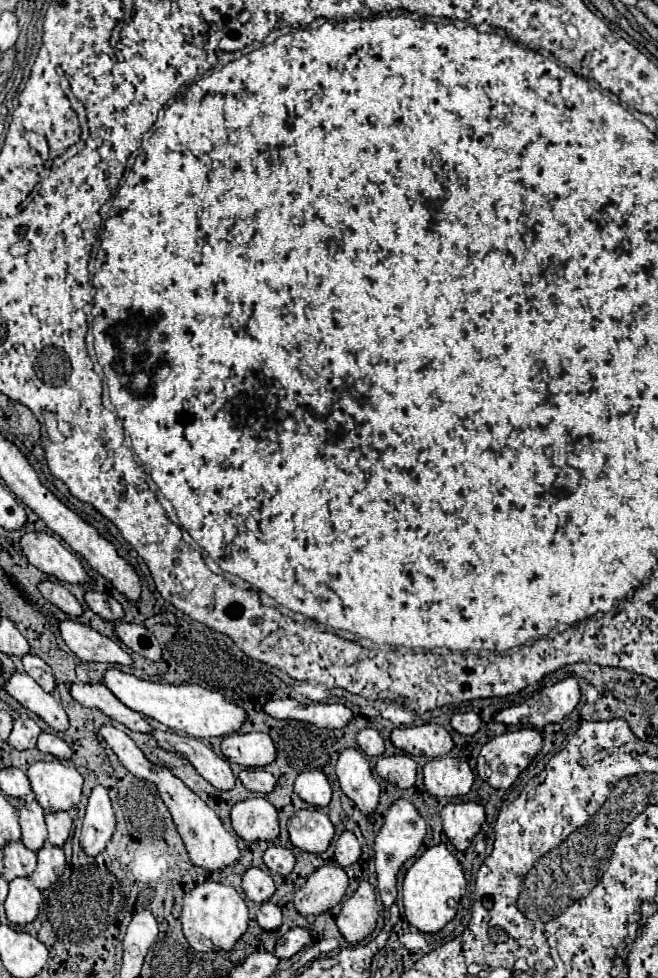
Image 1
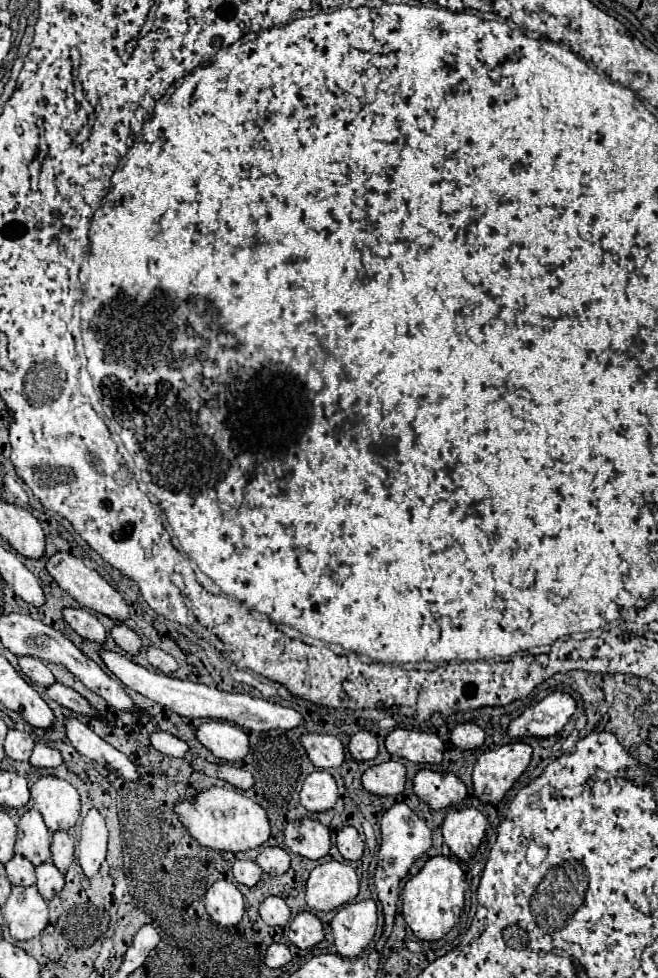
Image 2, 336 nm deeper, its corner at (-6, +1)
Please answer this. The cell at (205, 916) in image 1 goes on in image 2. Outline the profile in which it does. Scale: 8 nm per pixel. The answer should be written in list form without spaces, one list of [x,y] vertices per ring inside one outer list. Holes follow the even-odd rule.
[[[218,880],[208,888],[204,896],[204,906],[212,920],[222,926],[238,924],[246,910],[242,892],[236,888],[236,884],[228,880]]]

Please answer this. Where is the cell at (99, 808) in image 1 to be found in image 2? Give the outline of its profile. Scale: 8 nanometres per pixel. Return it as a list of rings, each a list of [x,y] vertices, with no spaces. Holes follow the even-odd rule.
[[[92,808],[82,820],[80,842],[78,842],[78,860],[86,876],[94,876],[100,870],[100,864],[106,858],[106,840],[108,828],[104,816]]]

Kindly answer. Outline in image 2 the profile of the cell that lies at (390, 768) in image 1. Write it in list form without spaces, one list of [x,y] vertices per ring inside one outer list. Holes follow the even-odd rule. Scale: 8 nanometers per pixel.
[[[390,760],[378,766],[370,766],[362,774],[362,786],[376,796],[396,796],[404,790],[406,768],[402,762]]]

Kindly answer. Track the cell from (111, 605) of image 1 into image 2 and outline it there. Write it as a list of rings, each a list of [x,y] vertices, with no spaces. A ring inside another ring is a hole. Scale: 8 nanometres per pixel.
[[[124,622],[114,624],[114,628],[112,628],[110,634],[112,634],[112,638],[116,640],[116,644],[118,644],[124,652],[128,652],[128,654],[136,654],[136,652],[140,650],[140,646],[142,646],[140,636],[138,636],[130,626],[126,626]]]

